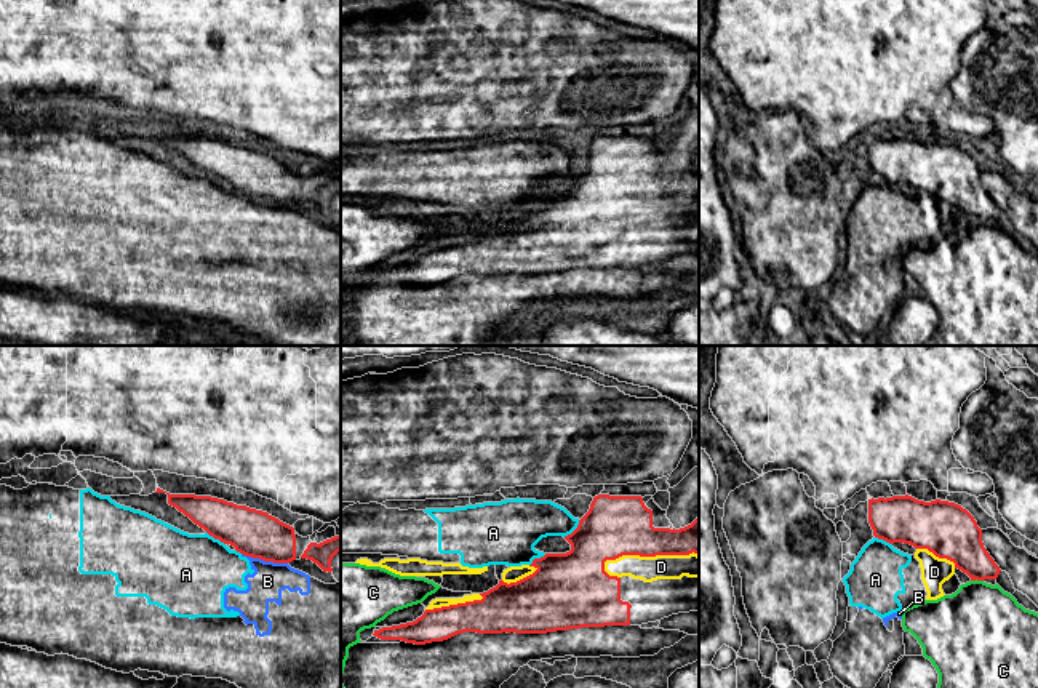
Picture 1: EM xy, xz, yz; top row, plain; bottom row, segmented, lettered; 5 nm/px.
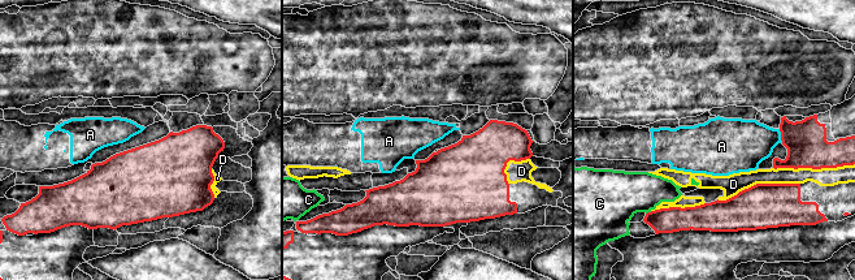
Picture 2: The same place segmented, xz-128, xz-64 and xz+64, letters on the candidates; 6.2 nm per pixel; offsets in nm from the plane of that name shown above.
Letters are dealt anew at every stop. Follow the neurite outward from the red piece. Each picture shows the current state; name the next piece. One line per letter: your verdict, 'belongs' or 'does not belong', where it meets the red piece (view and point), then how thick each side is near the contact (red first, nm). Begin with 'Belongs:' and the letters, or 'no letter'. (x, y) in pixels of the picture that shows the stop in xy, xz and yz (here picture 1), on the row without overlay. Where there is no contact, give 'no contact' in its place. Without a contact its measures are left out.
Belongs: D
A: does not belong; meets red in xz at (574, 172); 300 nm thick on the red side, 220 nm on the other
B: does not belong; meets red in xy at (264, 202); 240 nm thick on the red side, 170 nm on the other
C: does not belong; meets red in yz at (976, 220); 260 nm thick on the red side, 440 nm on the other
D: belongs; meets red in xz at (646, 197); 300 nm thick on the red side, 130 nm on the other

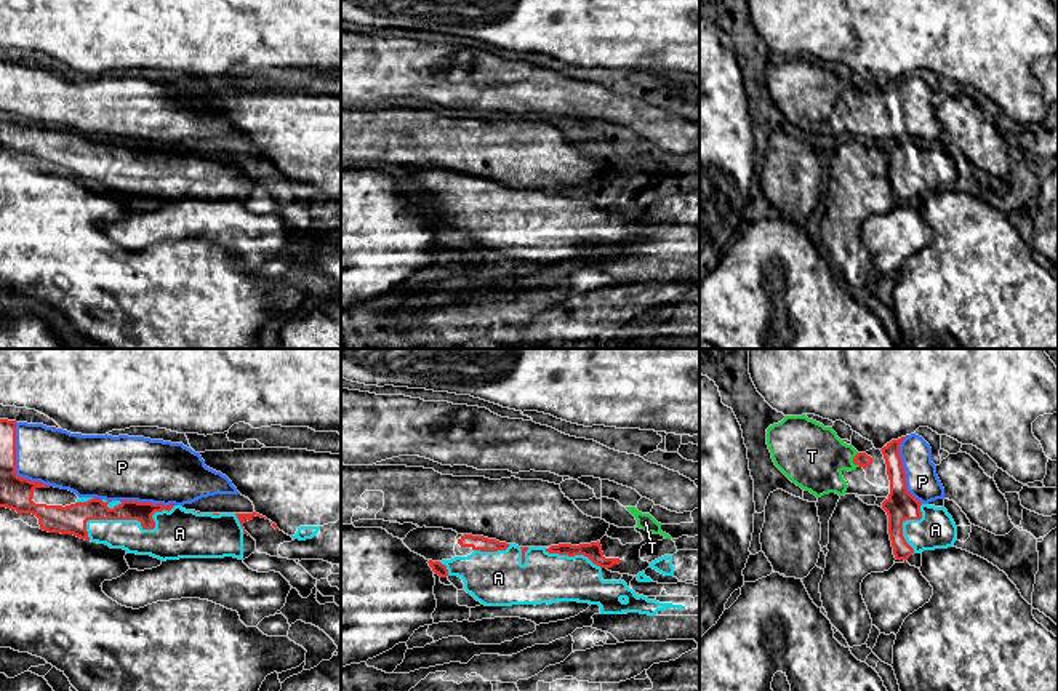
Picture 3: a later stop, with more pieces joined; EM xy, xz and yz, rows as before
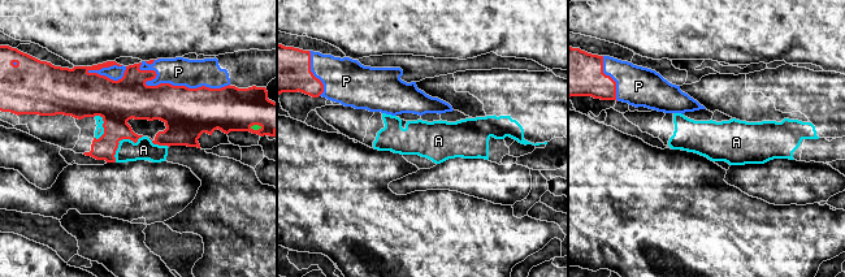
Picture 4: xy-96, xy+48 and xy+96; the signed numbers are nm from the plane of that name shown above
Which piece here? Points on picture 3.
Belongs: P, T
A: does not belong; meets red in xy at (130, 160); 110 nm thick on the red side, 240 nm on the other
P: belongs; meets red in xy at (15, 106); 160 nm thick on the red side, 280 nm on the other
T: belongs; meets red in yz at (853, 101); 70 nm thick on the red side, 320 nm on the other

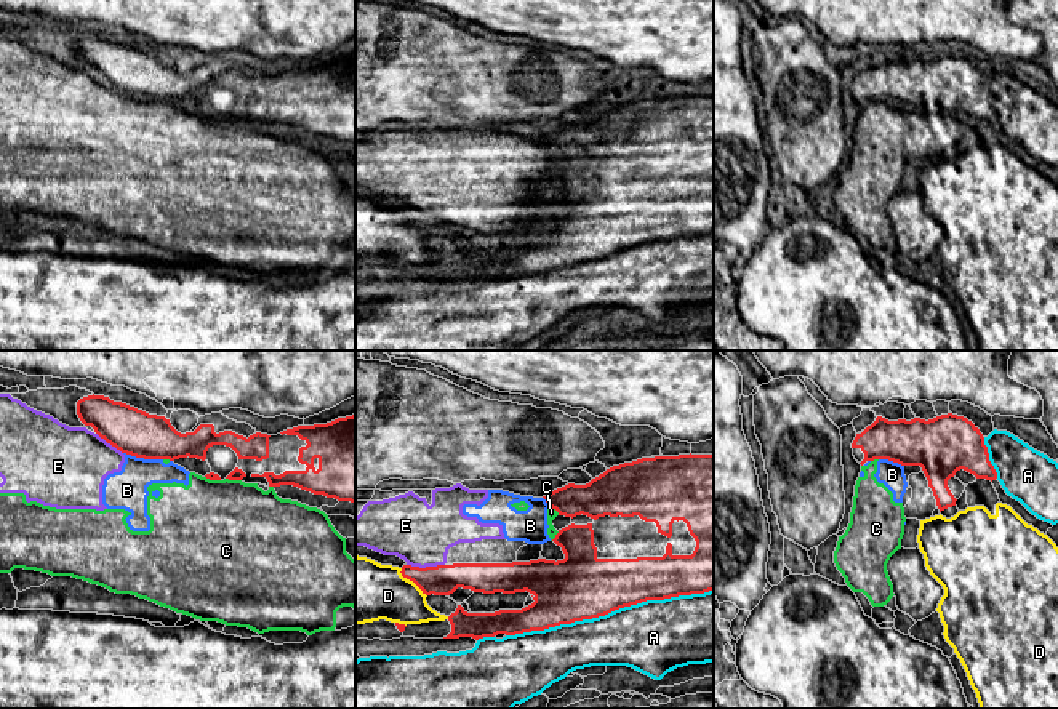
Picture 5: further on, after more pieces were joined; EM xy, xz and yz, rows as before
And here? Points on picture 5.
Belongs: A
A: belongs; meets red in xz at (609, 253); 320 nm thick on the red side, 360 nm on the other
B: does not belong; meets red in xy at (143, 98); 240 nm thick on the red side, 190 nm on the other
C: does not belong; meets red in xy at (234, 120); 60 nm thick on the red side, 500 nm on the other
D: does not belong; meets red in xz at (412, 221); 160 nm thick on the red side, 320 nm on the other
E: does not belong; meets red in xz at (426, 208); 160 nm thick on the red side, 300 nm on the other

